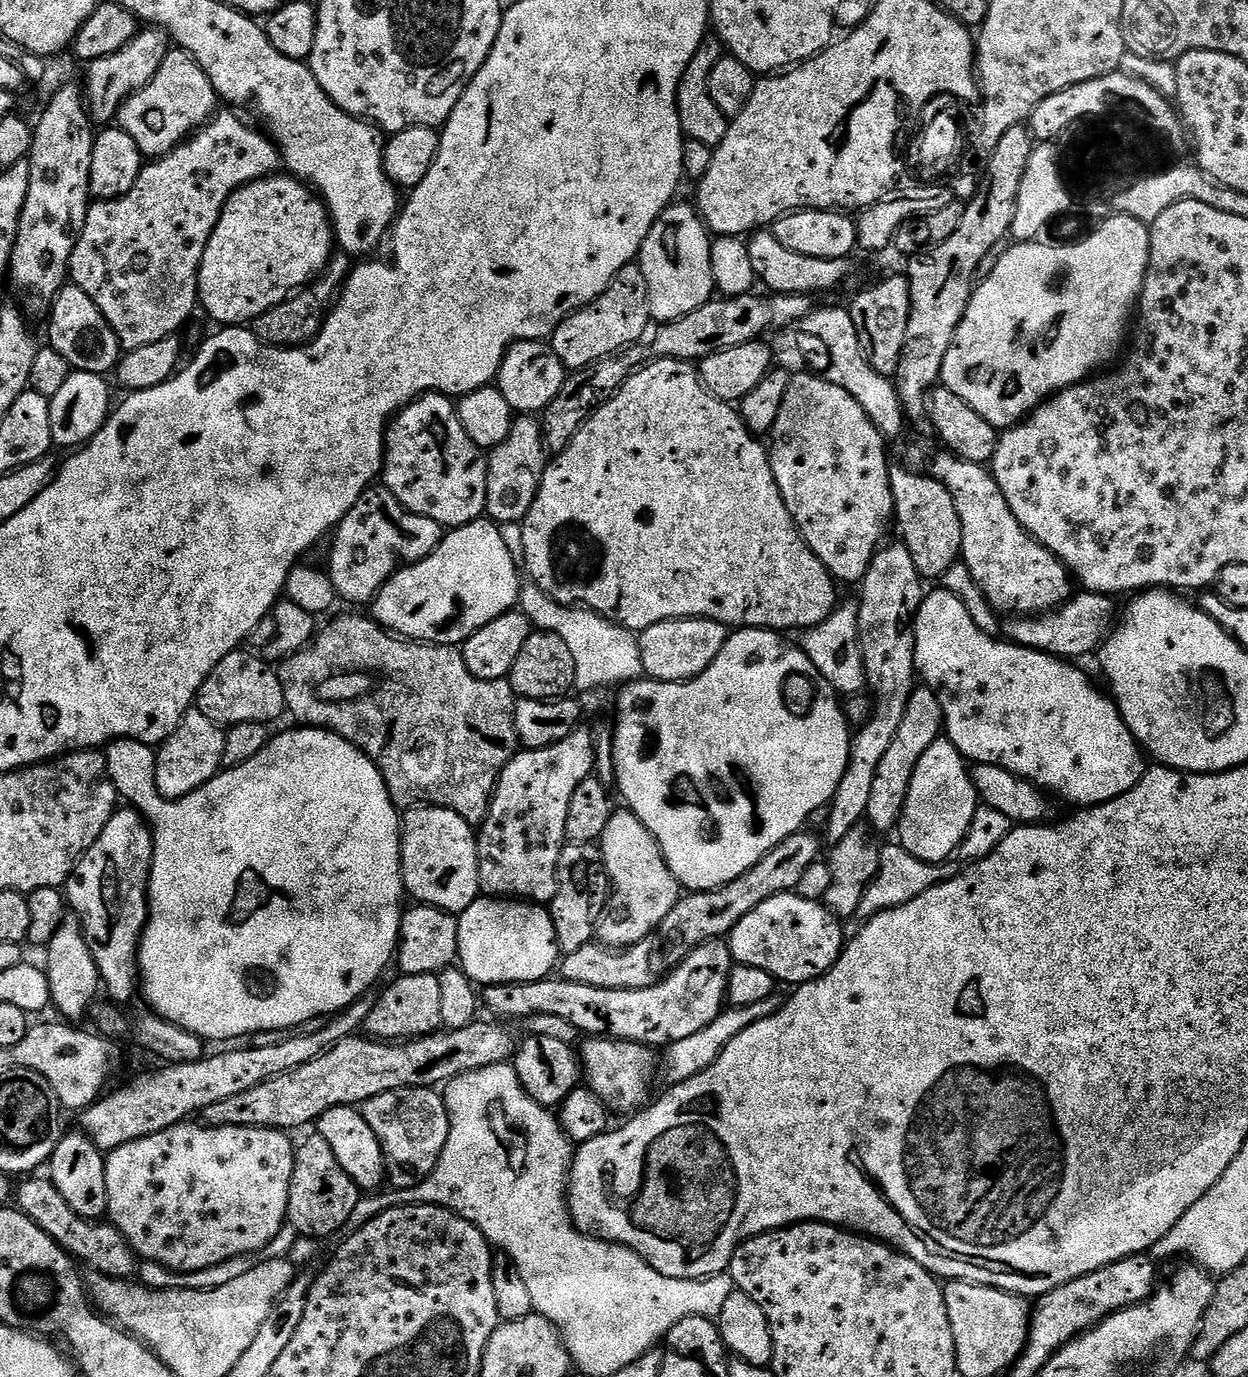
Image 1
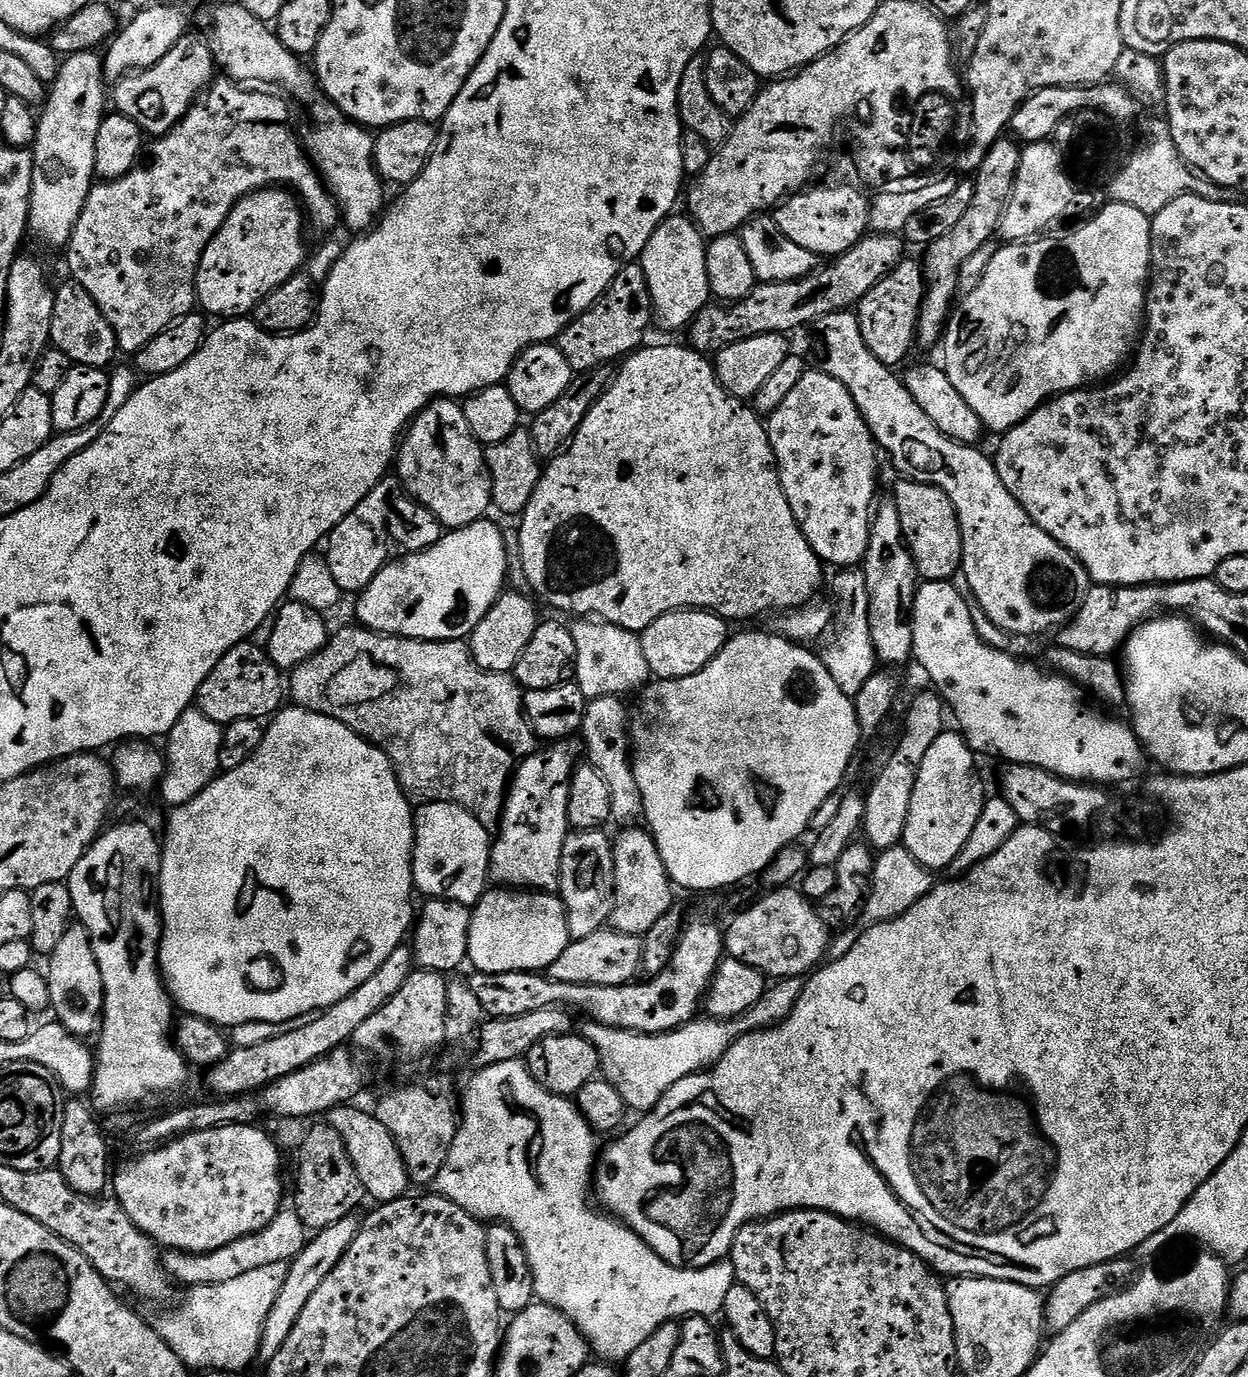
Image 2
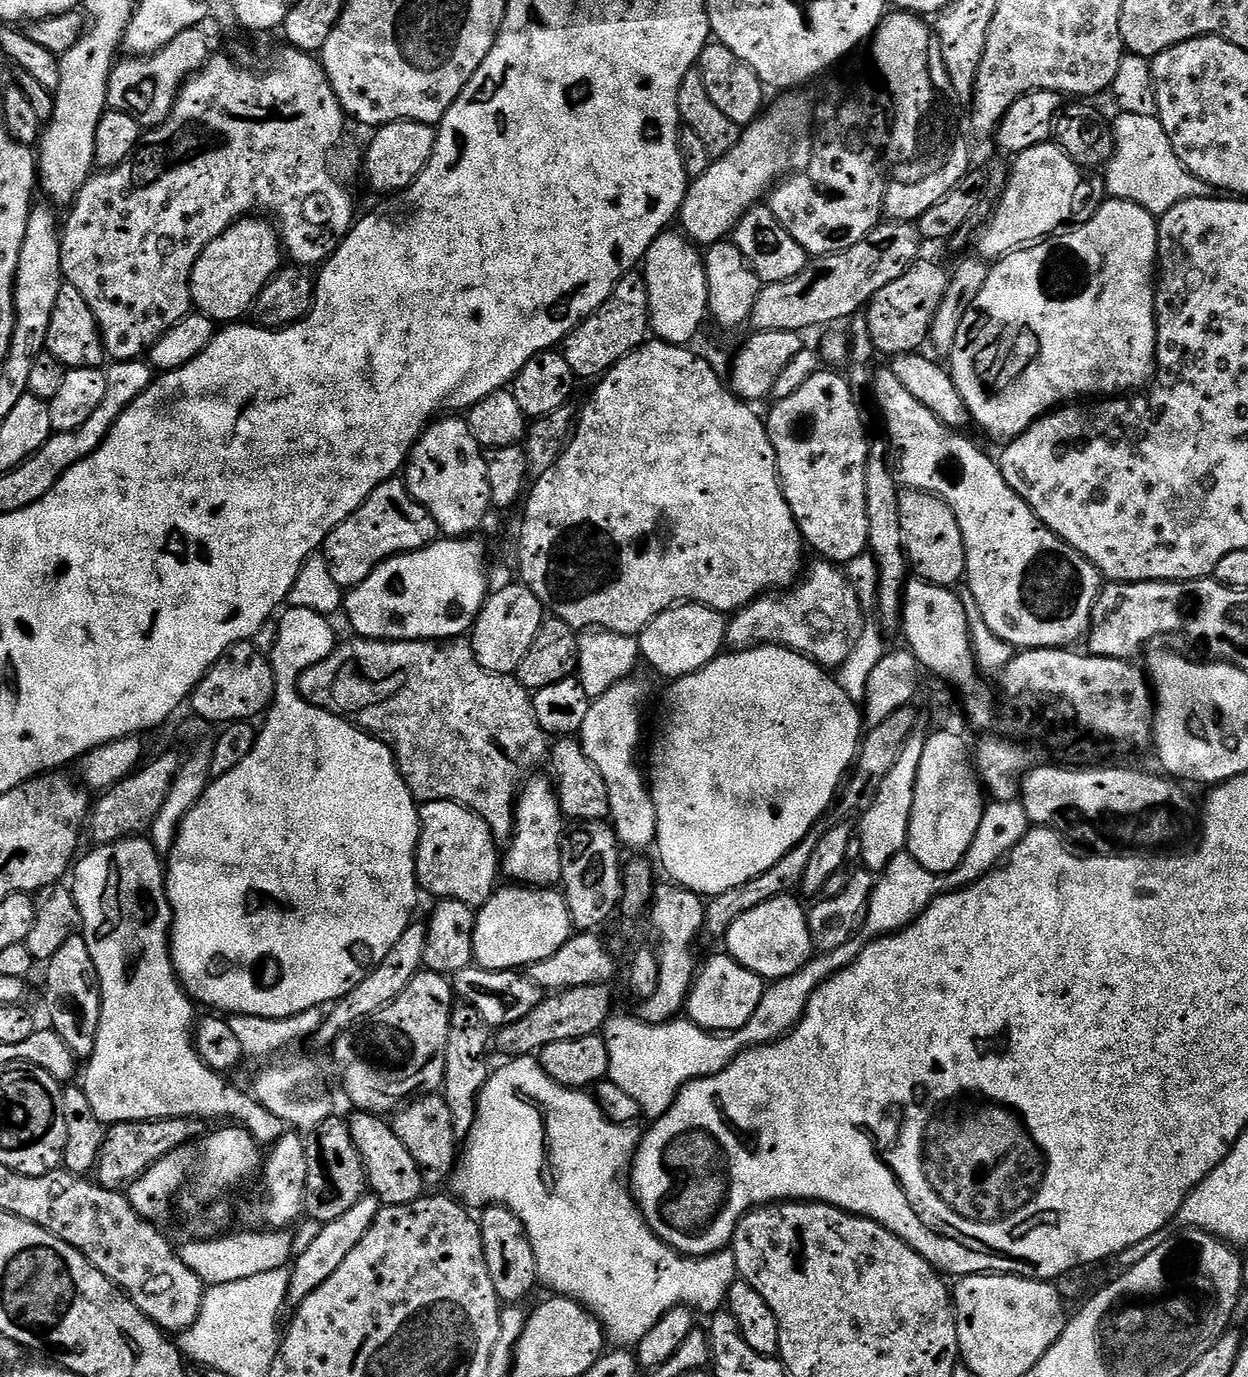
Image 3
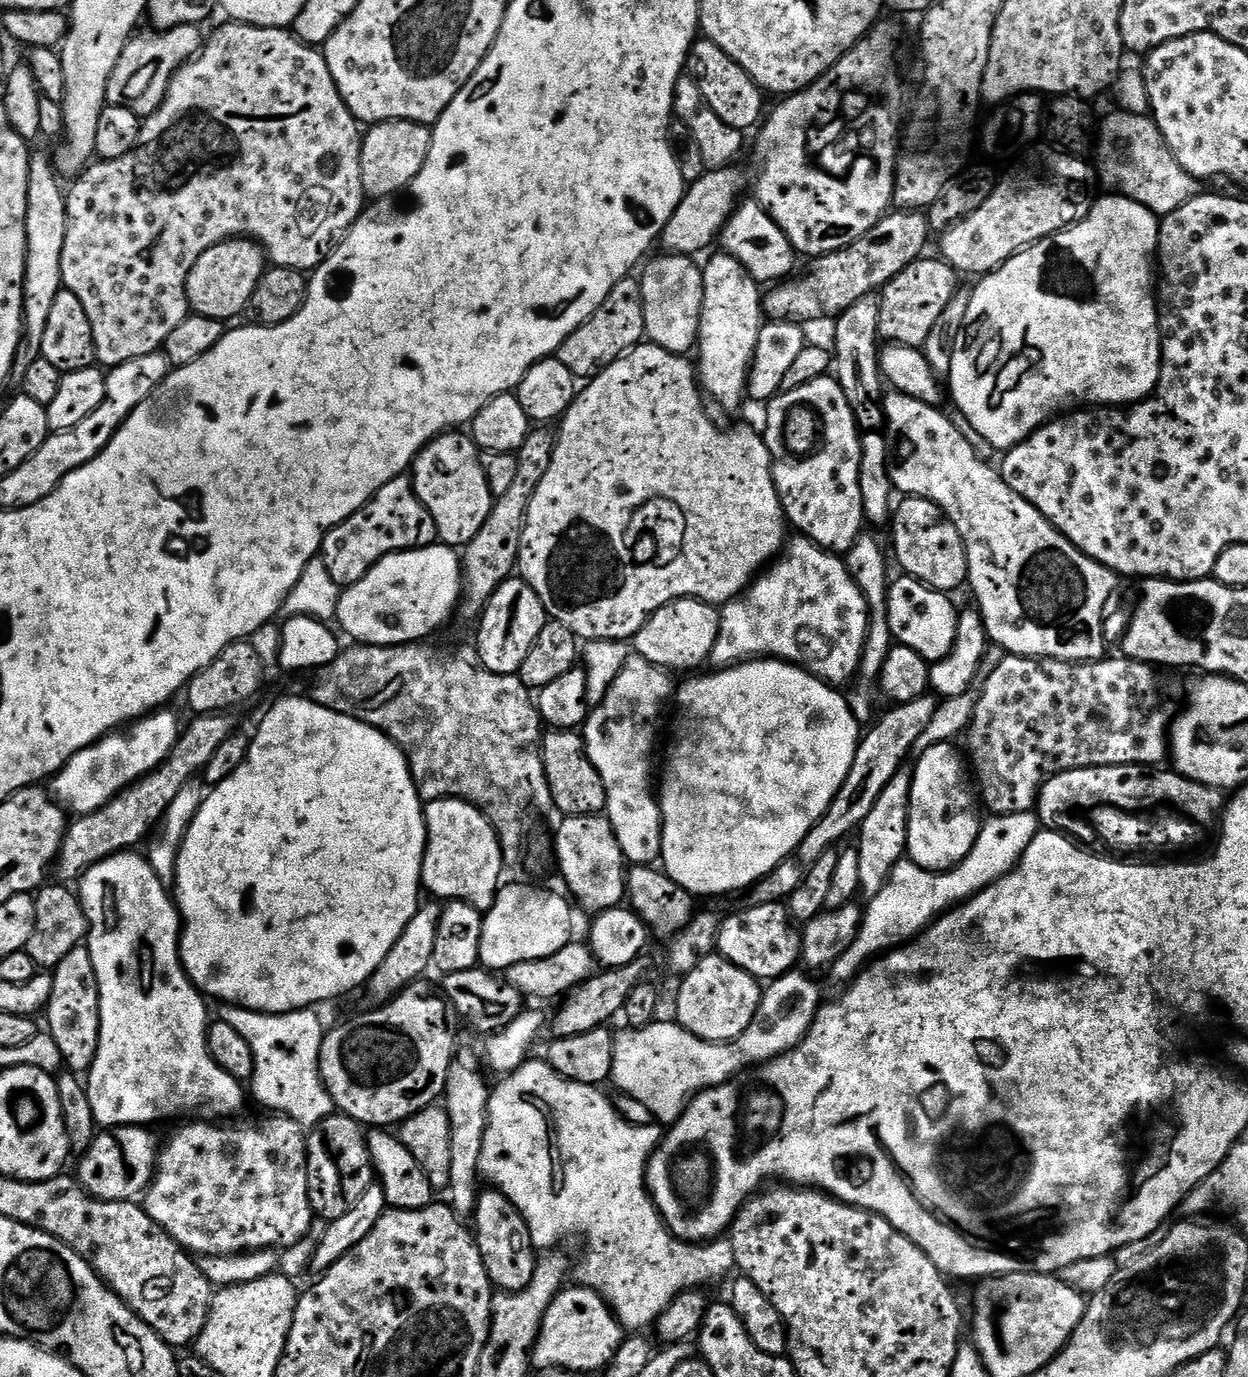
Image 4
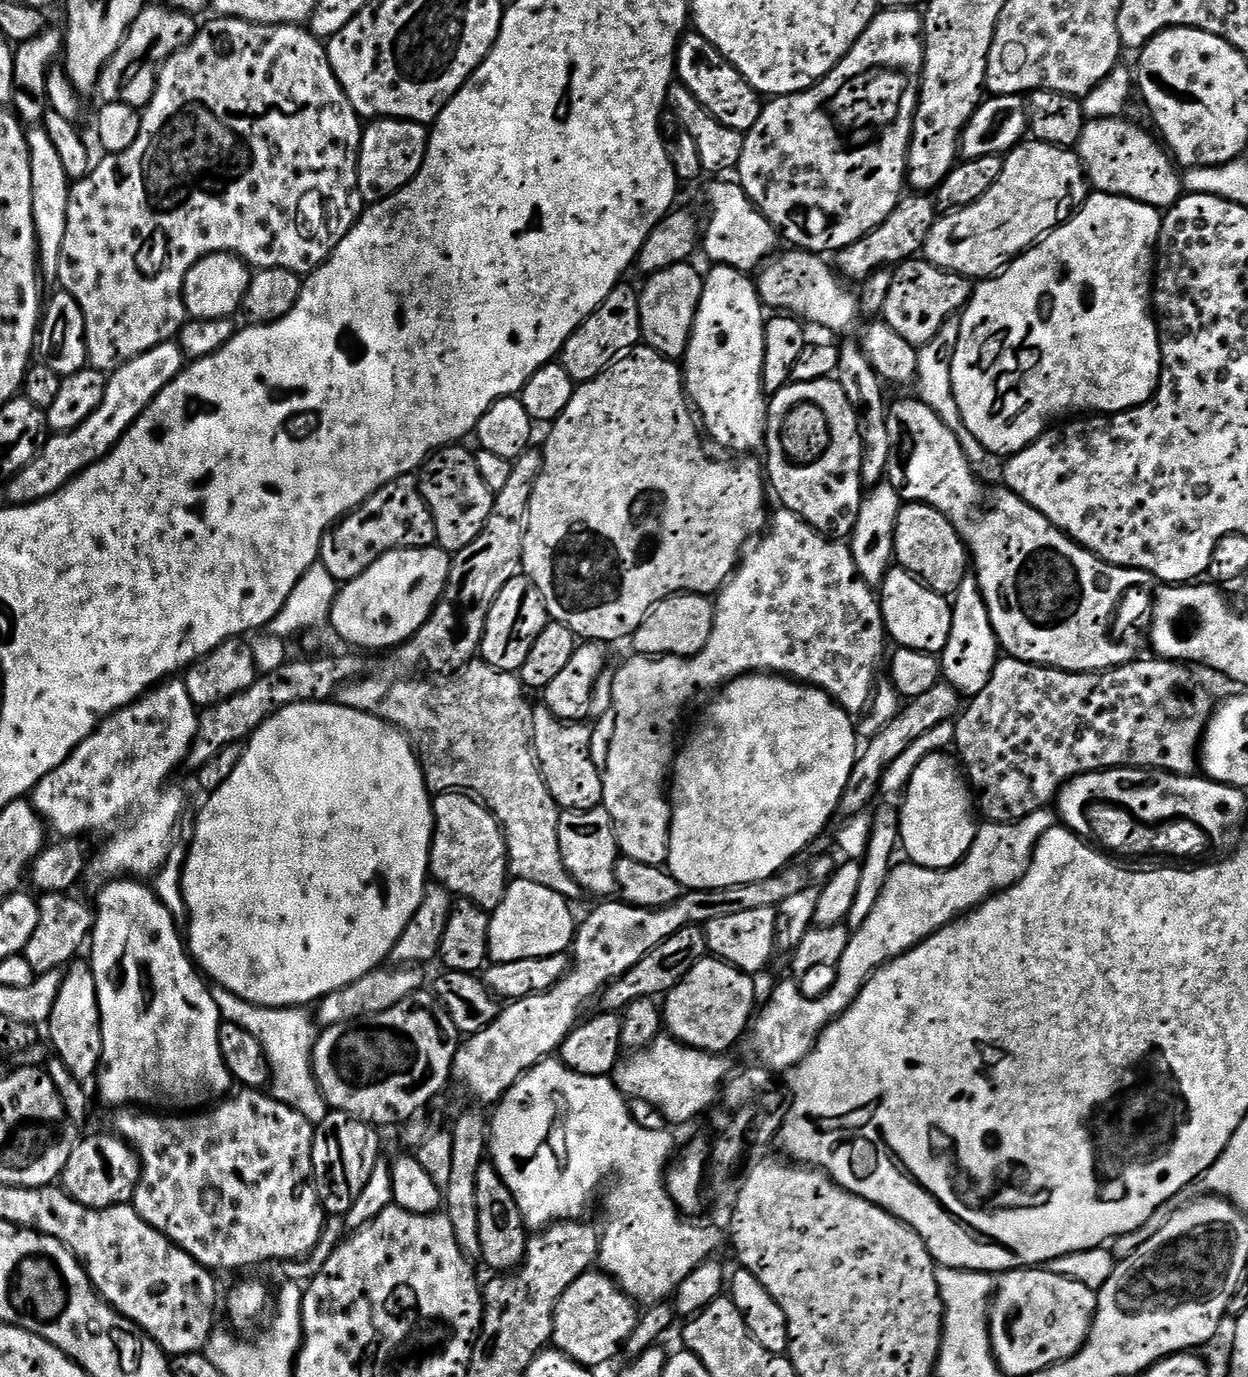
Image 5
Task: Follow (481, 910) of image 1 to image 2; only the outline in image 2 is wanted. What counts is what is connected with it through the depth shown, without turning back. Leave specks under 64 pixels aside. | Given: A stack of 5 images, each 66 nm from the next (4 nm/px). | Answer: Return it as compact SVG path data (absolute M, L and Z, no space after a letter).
M489 890L472 908L467 963L486 974L540 974L558 962L568 943L568 915L559 895L535 890Z

